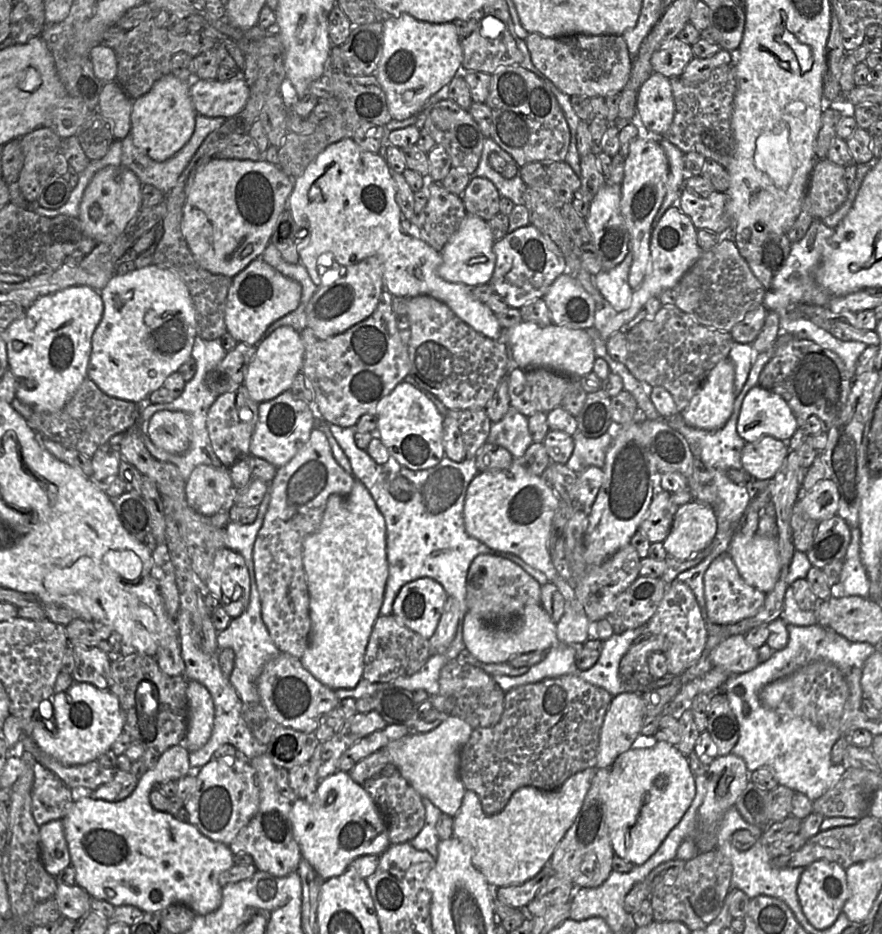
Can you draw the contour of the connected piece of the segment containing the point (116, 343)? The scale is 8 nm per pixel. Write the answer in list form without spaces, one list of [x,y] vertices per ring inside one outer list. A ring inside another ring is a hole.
[[[155,265],[135,269],[125,275],[115,274],[100,290],[104,310],[92,336],[87,377],[108,396],[140,403],[159,389],[166,378],[191,358],[197,335],[195,308],[183,280],[173,272]]]

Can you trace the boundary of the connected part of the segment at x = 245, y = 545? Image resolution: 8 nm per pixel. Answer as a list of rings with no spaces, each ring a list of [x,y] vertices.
[[[267,493],[263,498],[261,504],[258,506],[258,516],[253,523],[239,524],[237,522],[230,521],[225,527],[226,548],[238,552],[243,556],[250,576],[255,576],[253,563],[253,547],[257,538],[257,534],[262,527],[268,505],[269,497]]]

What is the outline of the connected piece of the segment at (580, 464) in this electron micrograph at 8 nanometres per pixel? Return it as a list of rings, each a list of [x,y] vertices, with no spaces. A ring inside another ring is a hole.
[[[610,427],[605,434],[597,438],[586,437],[580,432],[576,432],[572,437],[574,450],[565,463],[568,468],[579,474],[590,466],[604,467],[606,453],[615,438],[614,428]]]

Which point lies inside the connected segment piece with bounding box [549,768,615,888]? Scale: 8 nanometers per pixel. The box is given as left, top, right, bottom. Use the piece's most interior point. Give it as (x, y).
(585, 854)

